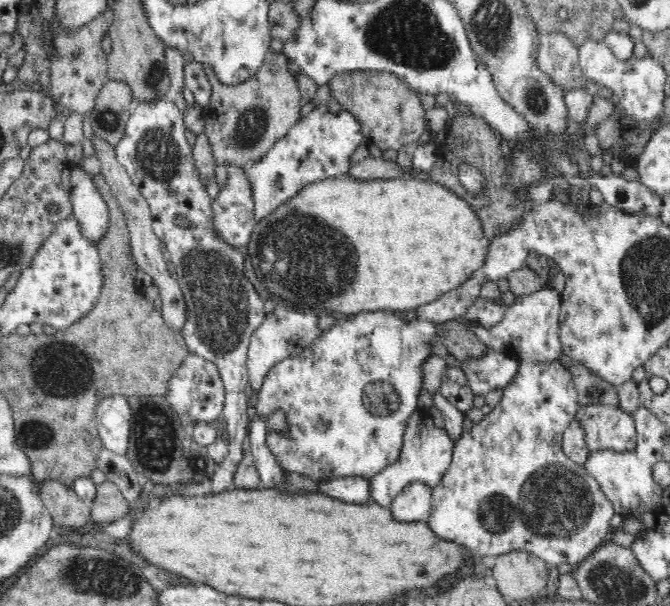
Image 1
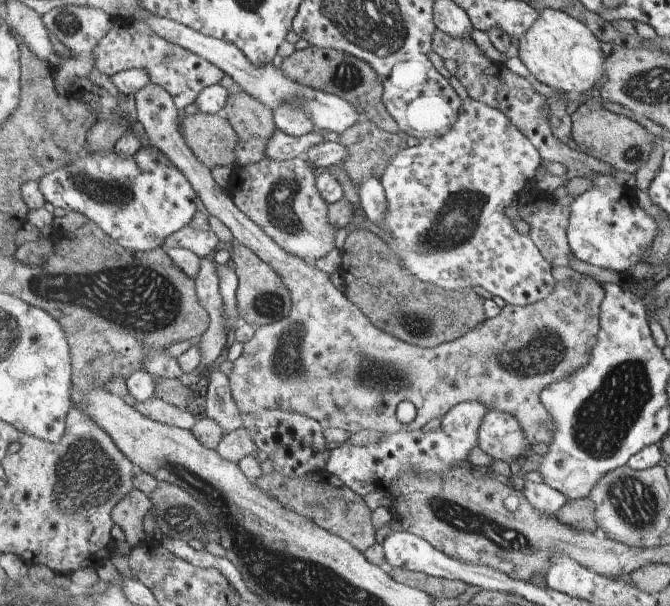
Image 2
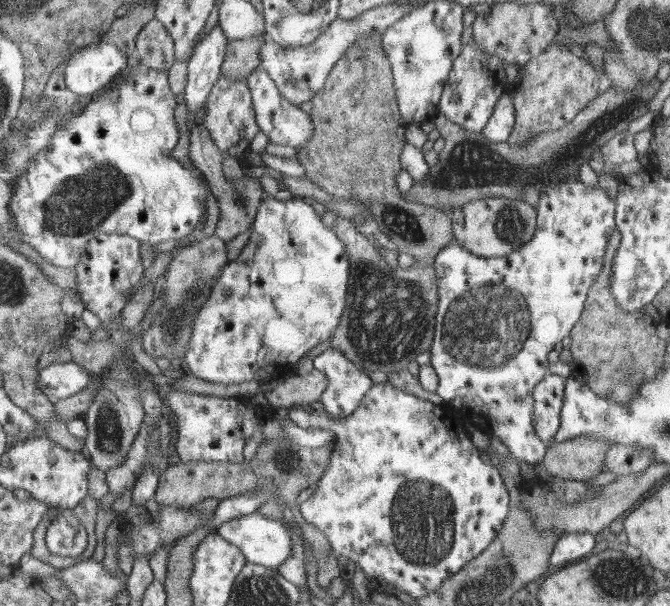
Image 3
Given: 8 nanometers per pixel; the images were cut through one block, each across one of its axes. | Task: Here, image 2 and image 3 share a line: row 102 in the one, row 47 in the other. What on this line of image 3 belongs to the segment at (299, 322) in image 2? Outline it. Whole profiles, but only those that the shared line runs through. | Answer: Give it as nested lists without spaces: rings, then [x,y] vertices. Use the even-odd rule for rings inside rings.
[[[159,19],[148,22],[139,33],[137,57],[151,69],[167,70],[175,64],[176,48],[174,38]]]

